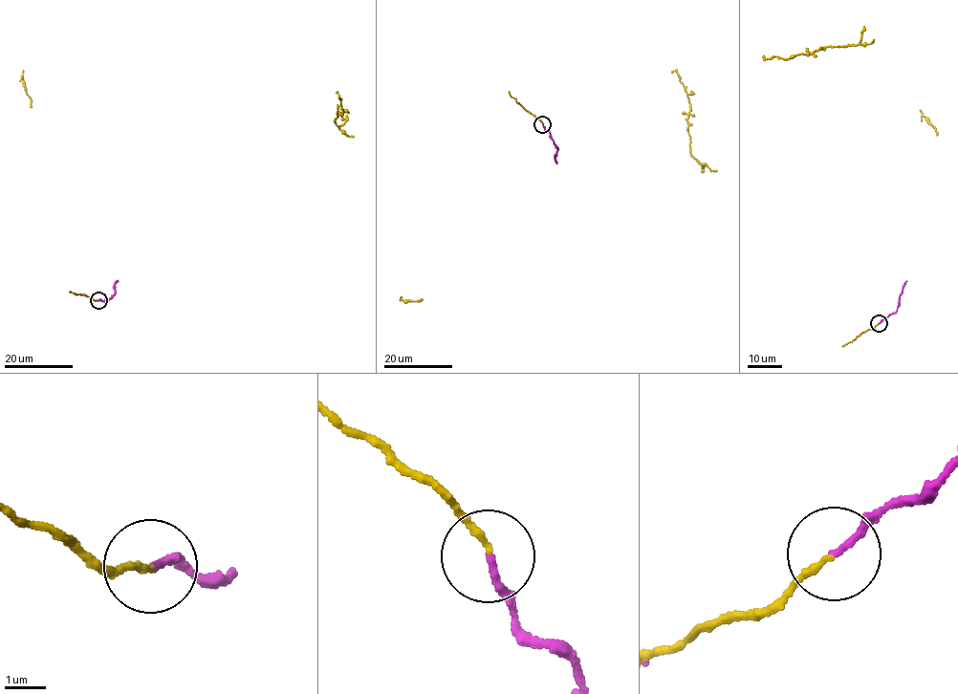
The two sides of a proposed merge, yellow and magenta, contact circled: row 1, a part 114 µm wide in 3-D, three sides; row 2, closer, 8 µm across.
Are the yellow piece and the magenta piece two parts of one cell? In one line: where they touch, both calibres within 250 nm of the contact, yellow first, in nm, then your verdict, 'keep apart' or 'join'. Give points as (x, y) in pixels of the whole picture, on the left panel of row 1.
place (98, 300); calibres 140 and 160 nm; join

